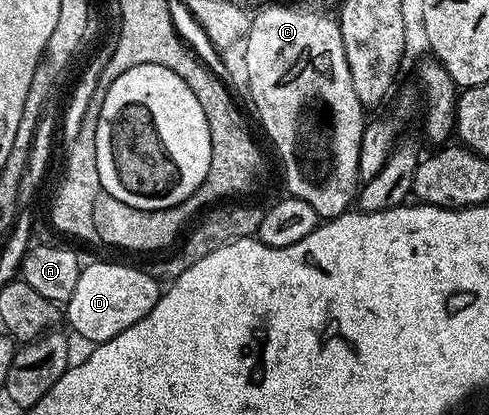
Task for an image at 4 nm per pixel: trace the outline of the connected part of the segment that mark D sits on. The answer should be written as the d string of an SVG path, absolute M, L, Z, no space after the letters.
M86 263L81 269L81 277L75 286L75 294L67 301L67 320L69 324L85 340L93 340L94 345L107 342L115 338L115 334L123 334L127 326L135 326L139 318L143 318L157 305L163 288L158 281L149 277L144 267L132 268L129 264L89 264Z

